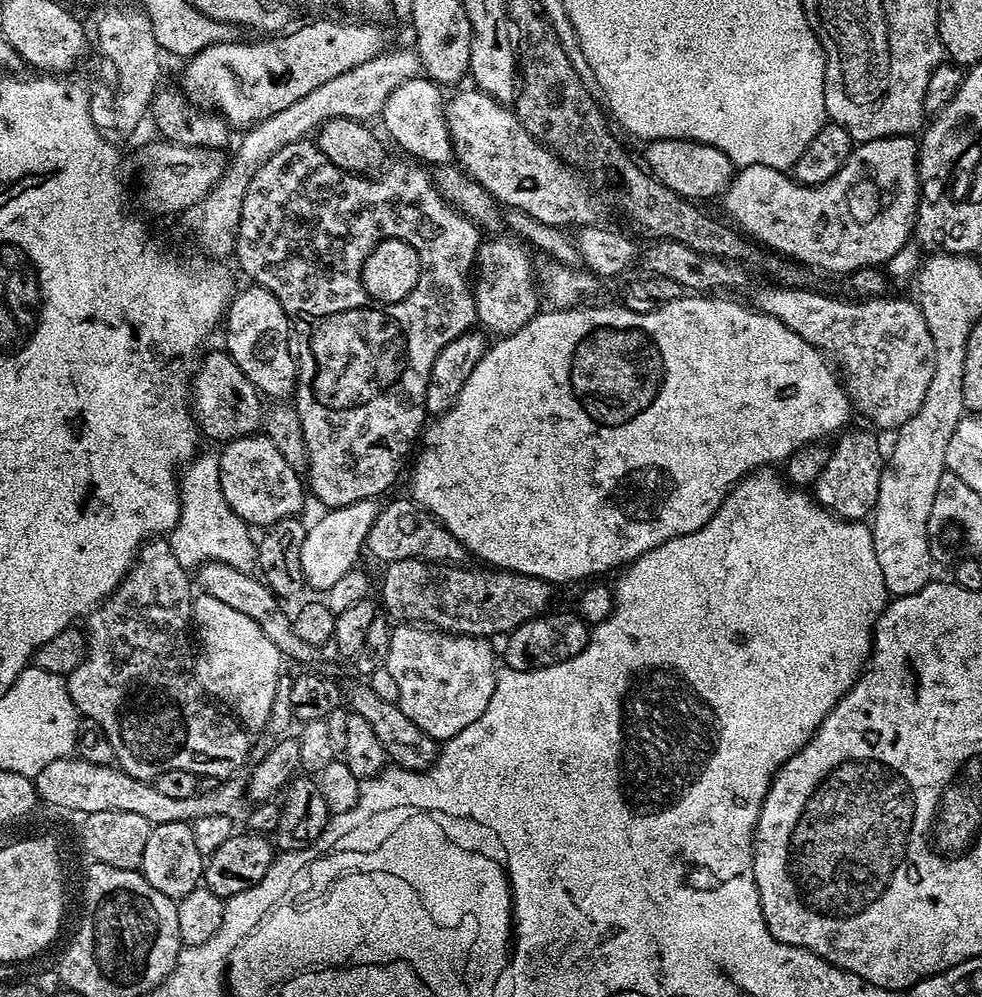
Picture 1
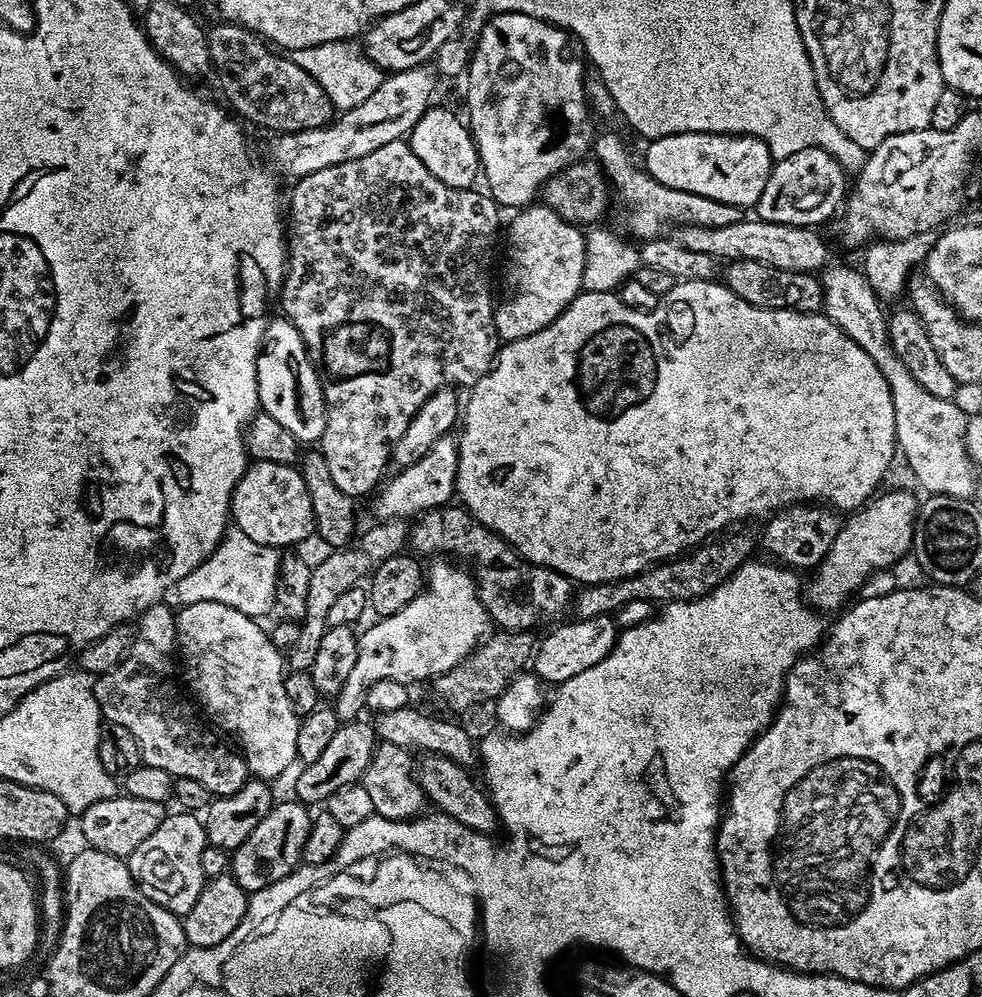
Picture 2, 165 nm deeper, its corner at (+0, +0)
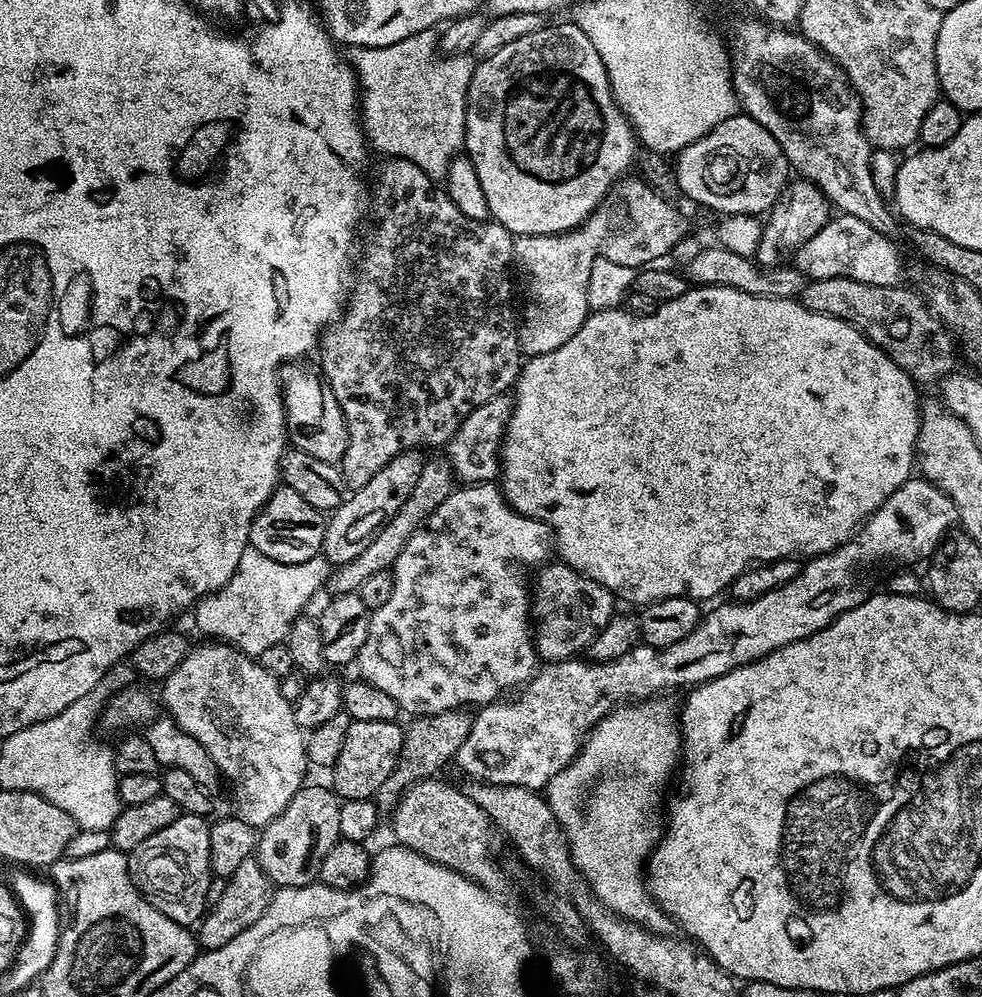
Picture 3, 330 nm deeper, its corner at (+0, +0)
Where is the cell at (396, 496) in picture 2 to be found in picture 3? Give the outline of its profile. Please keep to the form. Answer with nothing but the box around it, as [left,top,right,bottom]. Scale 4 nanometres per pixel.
[446,394,512,484]

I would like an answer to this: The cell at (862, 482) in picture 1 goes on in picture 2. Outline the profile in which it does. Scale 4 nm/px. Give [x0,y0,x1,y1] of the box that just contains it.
[759,502,842,570]

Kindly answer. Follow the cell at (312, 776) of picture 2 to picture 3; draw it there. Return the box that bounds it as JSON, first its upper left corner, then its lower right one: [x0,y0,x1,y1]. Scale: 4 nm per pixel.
[330,720,405,801]

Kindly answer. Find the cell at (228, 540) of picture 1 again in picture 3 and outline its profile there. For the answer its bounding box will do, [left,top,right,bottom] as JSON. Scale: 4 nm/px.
[194,546,330,658]

